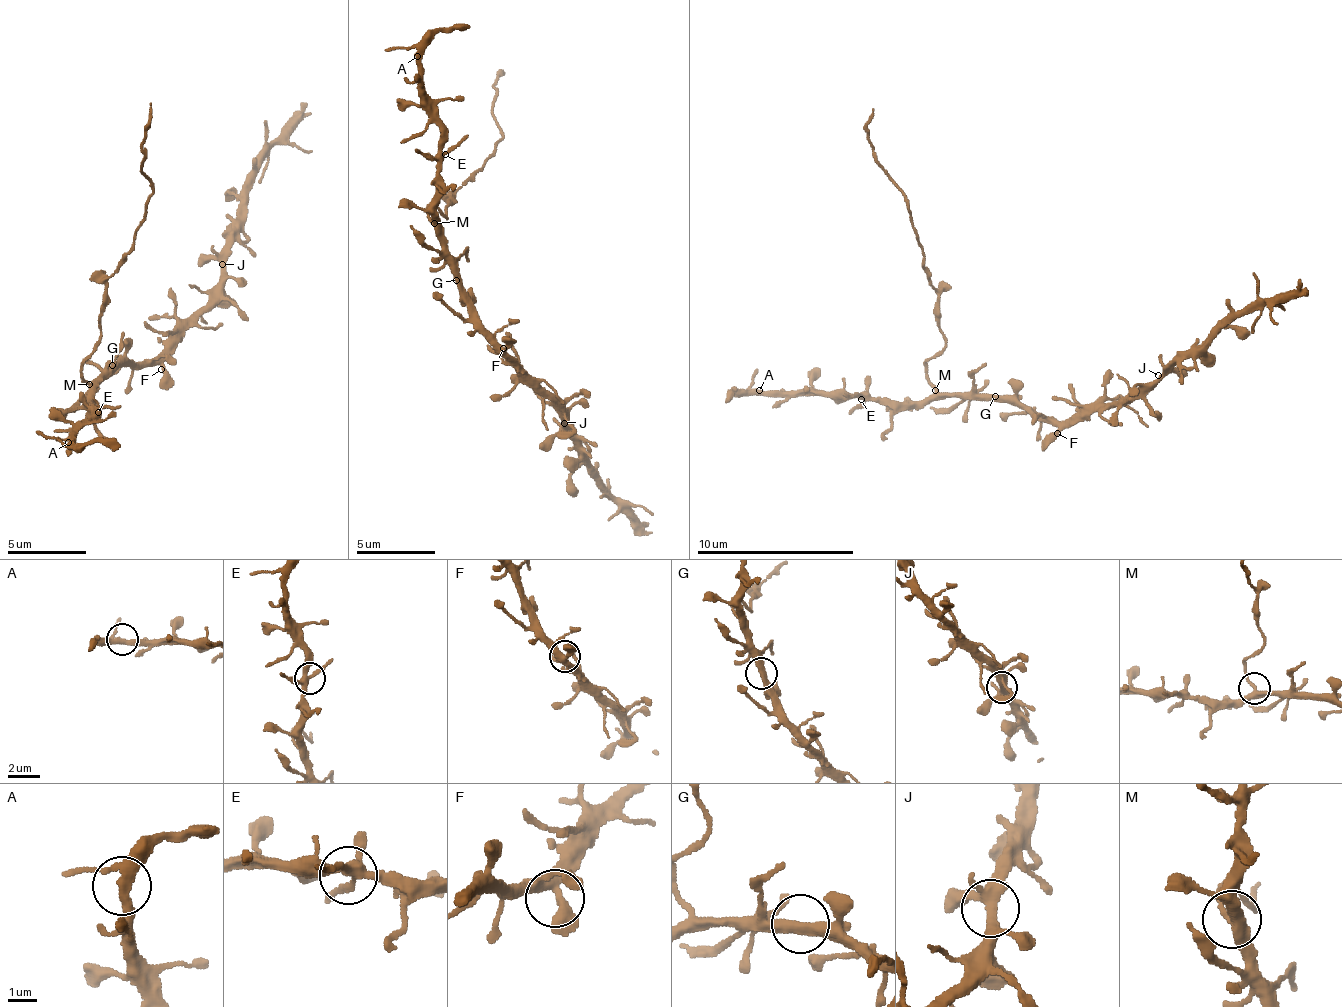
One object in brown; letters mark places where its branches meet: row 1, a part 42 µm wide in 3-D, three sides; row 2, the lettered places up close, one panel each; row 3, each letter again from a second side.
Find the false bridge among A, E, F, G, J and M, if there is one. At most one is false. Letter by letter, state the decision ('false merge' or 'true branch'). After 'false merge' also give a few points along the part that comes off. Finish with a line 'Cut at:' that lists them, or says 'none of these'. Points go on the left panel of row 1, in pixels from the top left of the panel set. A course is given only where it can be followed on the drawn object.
A: true branch
E: true branch
F: true branch
G: true branch
J: true branch
M: false merge; course (88, 382), (83, 358), (100, 335), (103, 280), (115, 272), (154, 191), (142, 170), (149, 104)
Cut at: M

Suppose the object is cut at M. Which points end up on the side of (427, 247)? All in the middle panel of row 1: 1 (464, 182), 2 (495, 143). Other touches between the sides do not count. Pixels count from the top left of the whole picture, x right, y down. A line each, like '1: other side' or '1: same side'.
1: other side
2: other side

